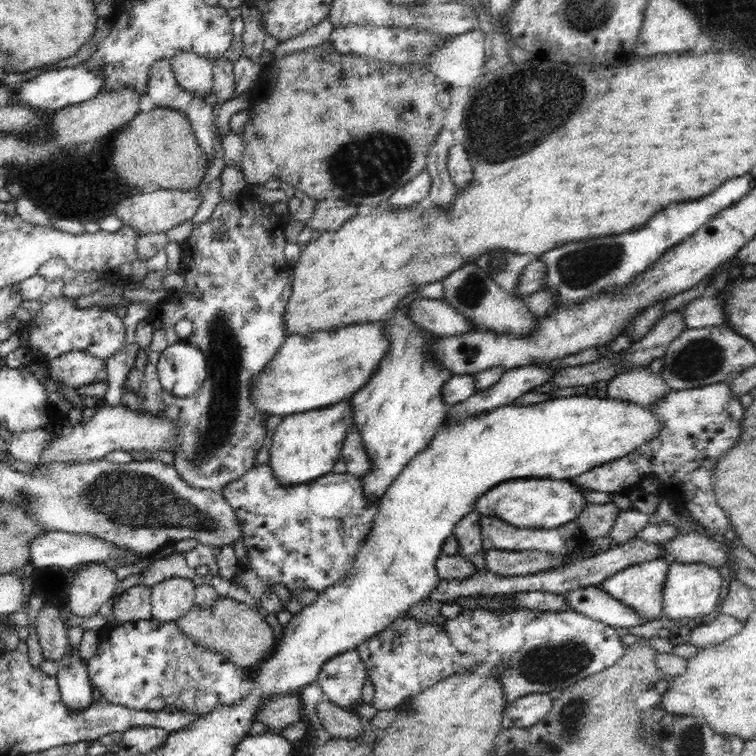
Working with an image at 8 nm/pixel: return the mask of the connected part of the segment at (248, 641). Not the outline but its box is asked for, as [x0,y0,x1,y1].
[175,596,277,670]

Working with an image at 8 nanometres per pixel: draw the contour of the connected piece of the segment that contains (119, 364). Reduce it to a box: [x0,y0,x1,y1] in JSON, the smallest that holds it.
[103,343,139,406]

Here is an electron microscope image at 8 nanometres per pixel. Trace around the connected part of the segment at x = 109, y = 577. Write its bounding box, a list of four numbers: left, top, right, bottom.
[69,563,119,619]

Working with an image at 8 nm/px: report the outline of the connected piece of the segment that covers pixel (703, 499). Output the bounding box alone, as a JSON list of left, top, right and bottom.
[573,382,745,534]

